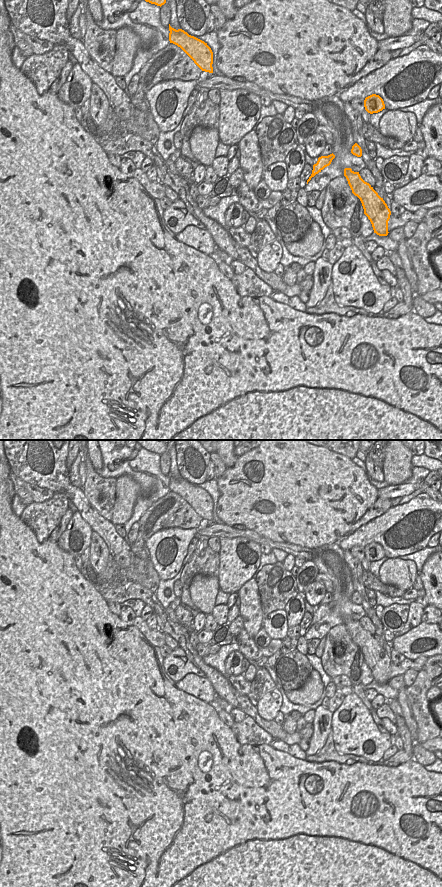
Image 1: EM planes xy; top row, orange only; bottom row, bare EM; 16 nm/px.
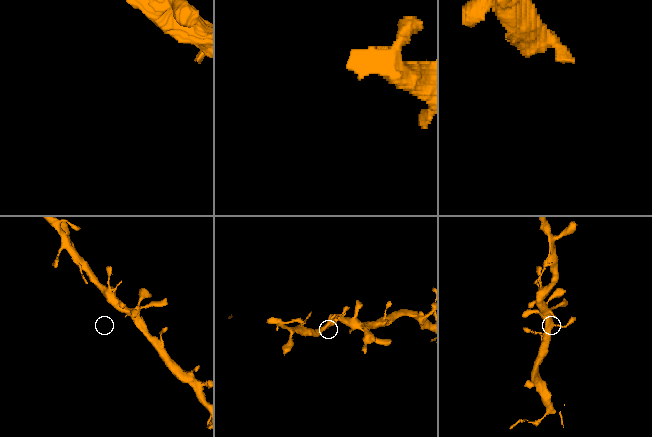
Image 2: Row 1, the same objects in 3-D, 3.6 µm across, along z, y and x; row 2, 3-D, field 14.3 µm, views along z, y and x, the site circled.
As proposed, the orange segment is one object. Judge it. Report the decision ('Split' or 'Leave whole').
Leave whole

